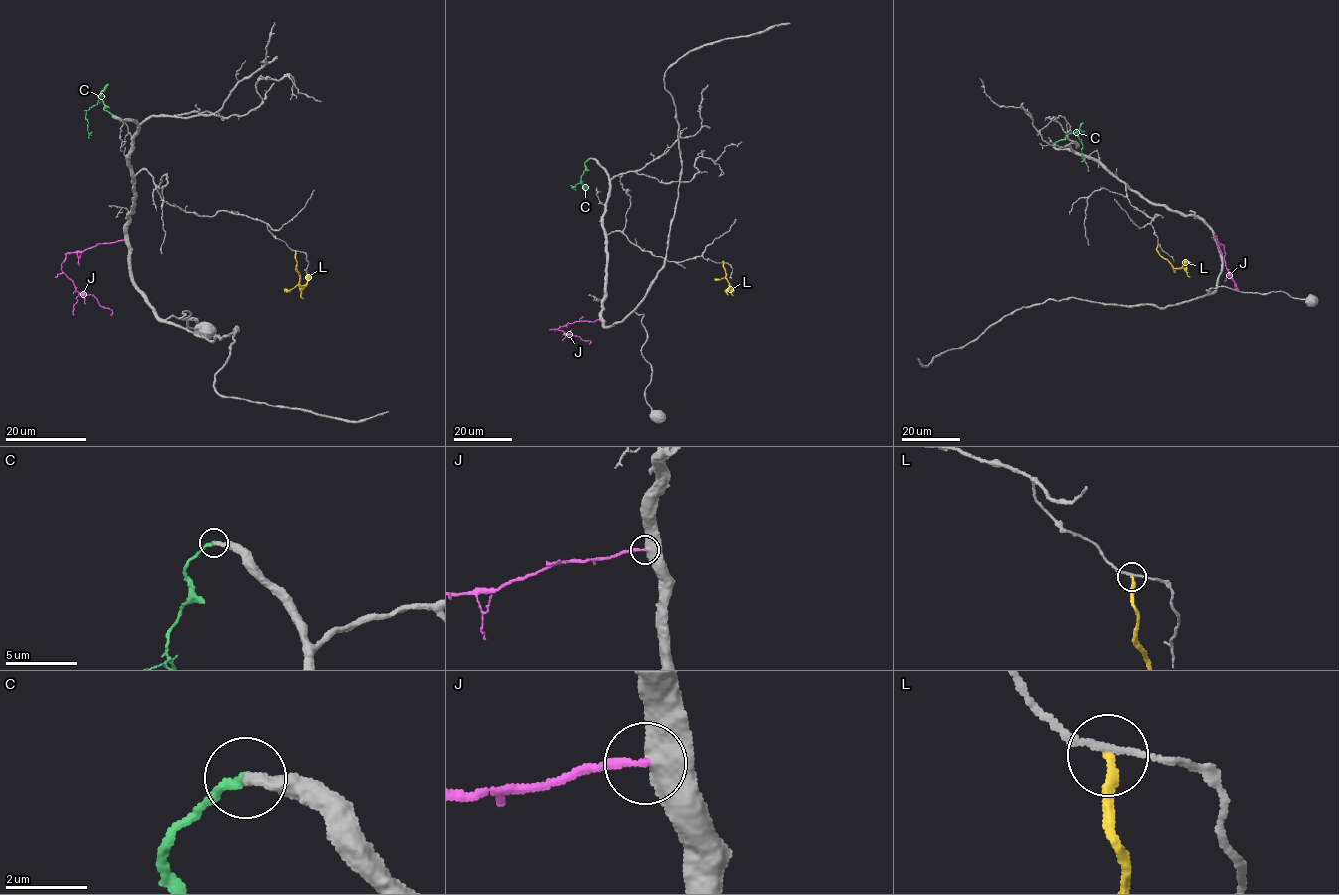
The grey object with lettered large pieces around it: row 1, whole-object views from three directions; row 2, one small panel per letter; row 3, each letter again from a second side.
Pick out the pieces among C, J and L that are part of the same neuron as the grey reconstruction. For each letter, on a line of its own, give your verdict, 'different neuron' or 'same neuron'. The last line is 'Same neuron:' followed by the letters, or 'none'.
C: different neuron
J: same neuron
L: different neuron
Same neuron: J

